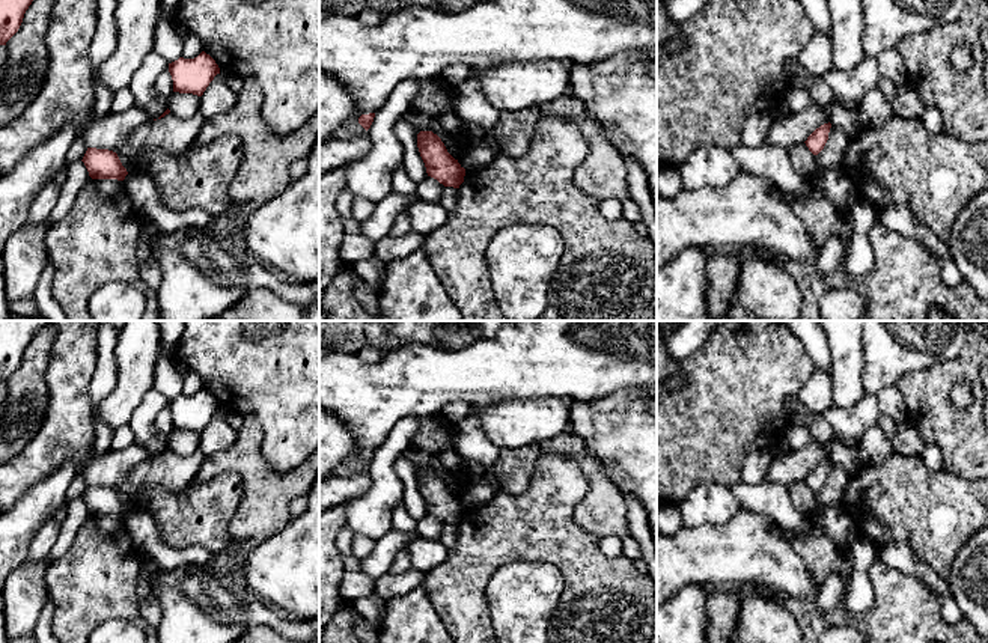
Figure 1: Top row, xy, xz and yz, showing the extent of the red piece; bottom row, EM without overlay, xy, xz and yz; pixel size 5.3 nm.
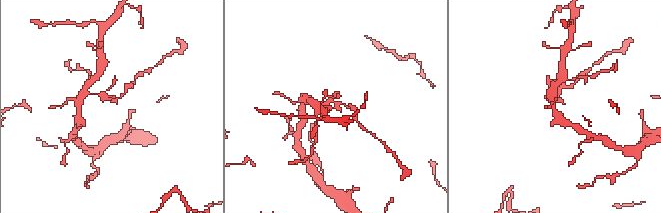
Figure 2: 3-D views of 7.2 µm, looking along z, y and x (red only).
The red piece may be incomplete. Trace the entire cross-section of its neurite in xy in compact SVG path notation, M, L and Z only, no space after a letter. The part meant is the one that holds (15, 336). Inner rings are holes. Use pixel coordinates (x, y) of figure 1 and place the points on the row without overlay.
M0 321L0 382L18 369L24 351L48 321Z

